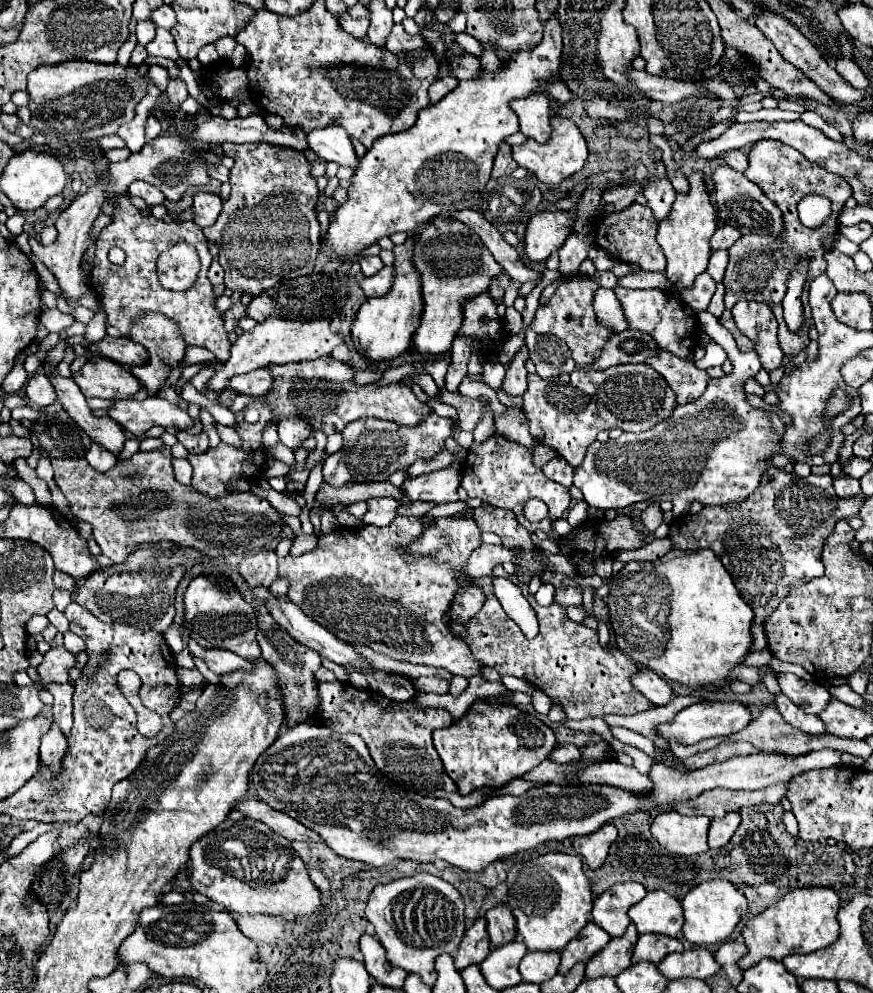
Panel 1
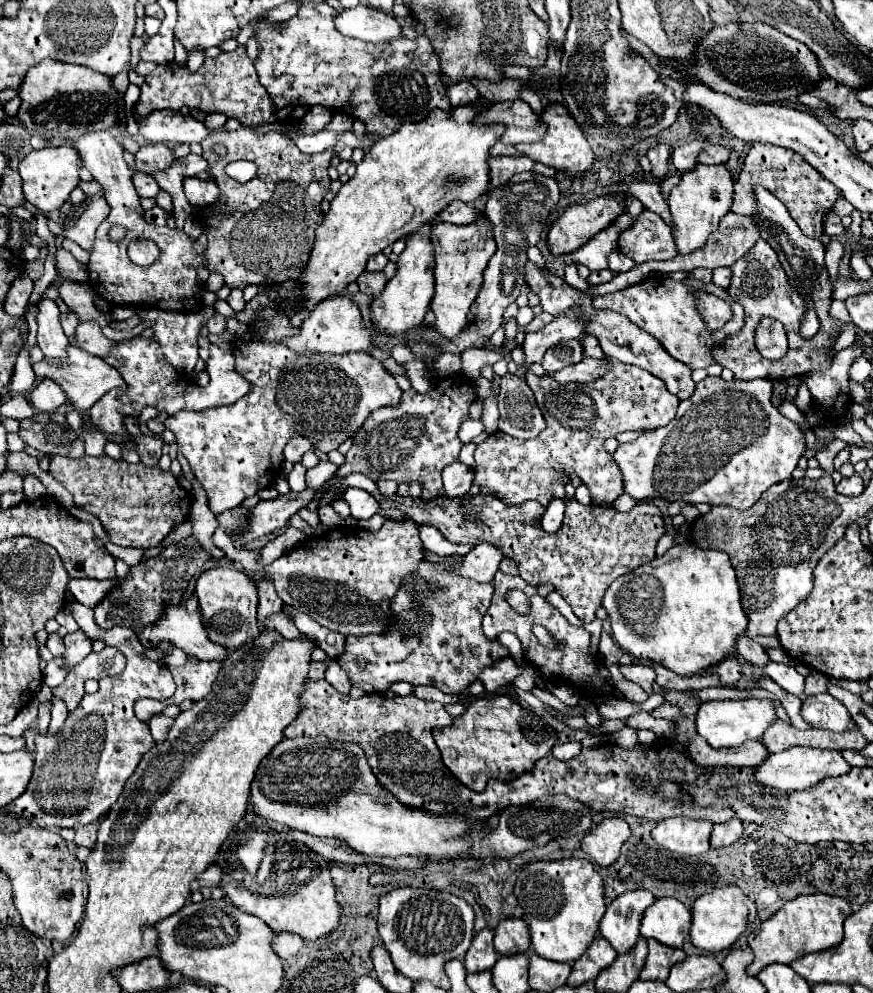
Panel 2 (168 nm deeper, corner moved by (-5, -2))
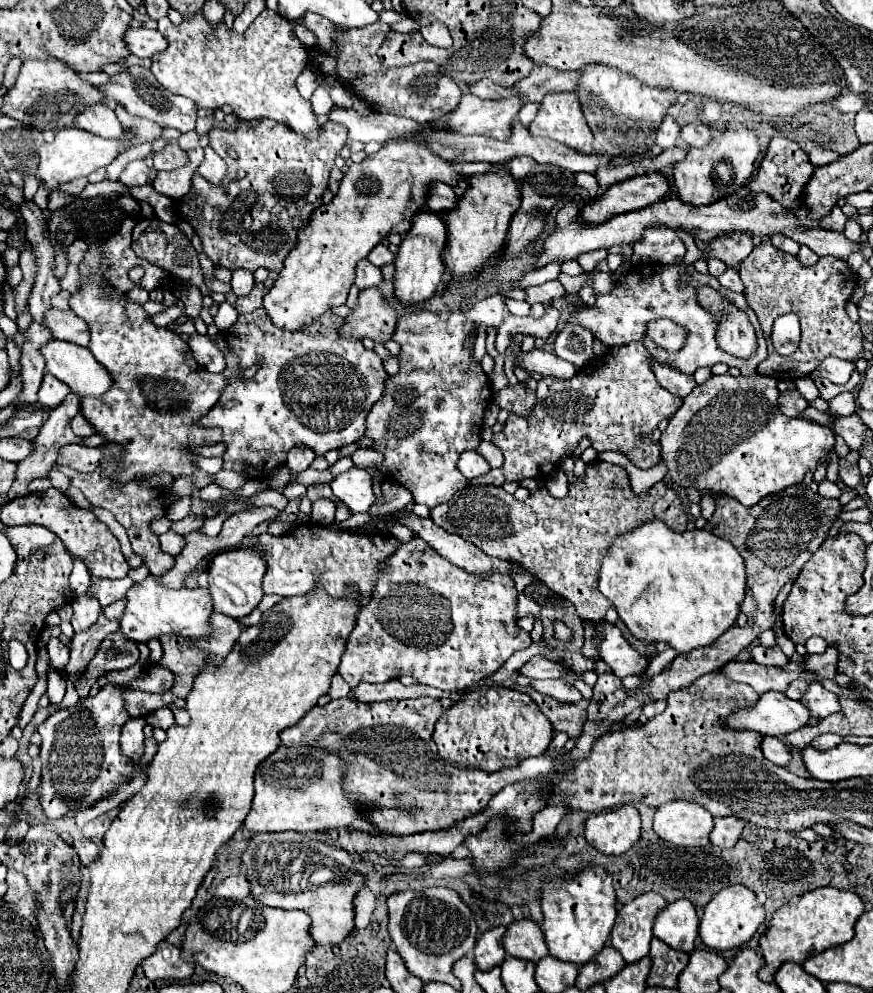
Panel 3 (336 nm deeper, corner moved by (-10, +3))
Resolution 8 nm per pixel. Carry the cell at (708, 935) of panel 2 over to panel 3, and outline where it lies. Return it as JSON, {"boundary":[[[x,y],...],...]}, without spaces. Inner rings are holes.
{"boundary":[[[730,885],[722,889],[706,907],[700,921],[700,939],[708,949],[728,951],[746,945],[760,923],[764,921],[764,907],[758,903],[756,895],[744,885]]]}

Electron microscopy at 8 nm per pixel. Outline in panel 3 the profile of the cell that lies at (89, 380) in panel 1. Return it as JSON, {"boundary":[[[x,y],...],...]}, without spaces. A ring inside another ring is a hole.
{"boundary":[[[50,339],[48,345],[40,347],[40,353],[46,359],[46,373],[66,383],[80,397],[100,397],[112,387],[108,371],[86,347]]]}

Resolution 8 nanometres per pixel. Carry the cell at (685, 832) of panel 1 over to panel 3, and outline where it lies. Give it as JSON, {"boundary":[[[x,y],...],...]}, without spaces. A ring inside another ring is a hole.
{"boundary":[[[670,801],[656,809],[654,831],[678,847],[704,847],[712,831],[712,815],[692,801]]]}

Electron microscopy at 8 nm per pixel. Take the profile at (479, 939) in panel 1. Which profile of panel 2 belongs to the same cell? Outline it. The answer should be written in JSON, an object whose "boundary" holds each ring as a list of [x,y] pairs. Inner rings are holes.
{"boundary":[[[485,928],[473,938],[471,948],[465,954],[467,972],[483,972],[483,970],[493,968],[493,964],[497,962],[497,950],[493,948],[493,936],[495,932],[491,928]]]}

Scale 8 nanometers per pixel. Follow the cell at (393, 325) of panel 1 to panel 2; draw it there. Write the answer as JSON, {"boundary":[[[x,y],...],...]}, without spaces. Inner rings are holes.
{"boundary":[[[419,232],[411,234],[407,238],[407,248],[399,256],[397,274],[387,282],[385,290],[379,296],[375,296],[371,304],[371,322],[379,332],[397,336],[423,324],[431,298],[433,298],[433,270],[431,268],[433,268],[433,246],[429,236]]]}

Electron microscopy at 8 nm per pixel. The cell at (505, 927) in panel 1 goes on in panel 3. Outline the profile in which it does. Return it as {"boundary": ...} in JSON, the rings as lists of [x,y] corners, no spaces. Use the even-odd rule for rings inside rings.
{"boundary":[[[522,919],[508,925],[504,935],[504,949],[508,955],[532,963],[538,963],[544,955],[548,955],[544,933],[532,919]]]}

